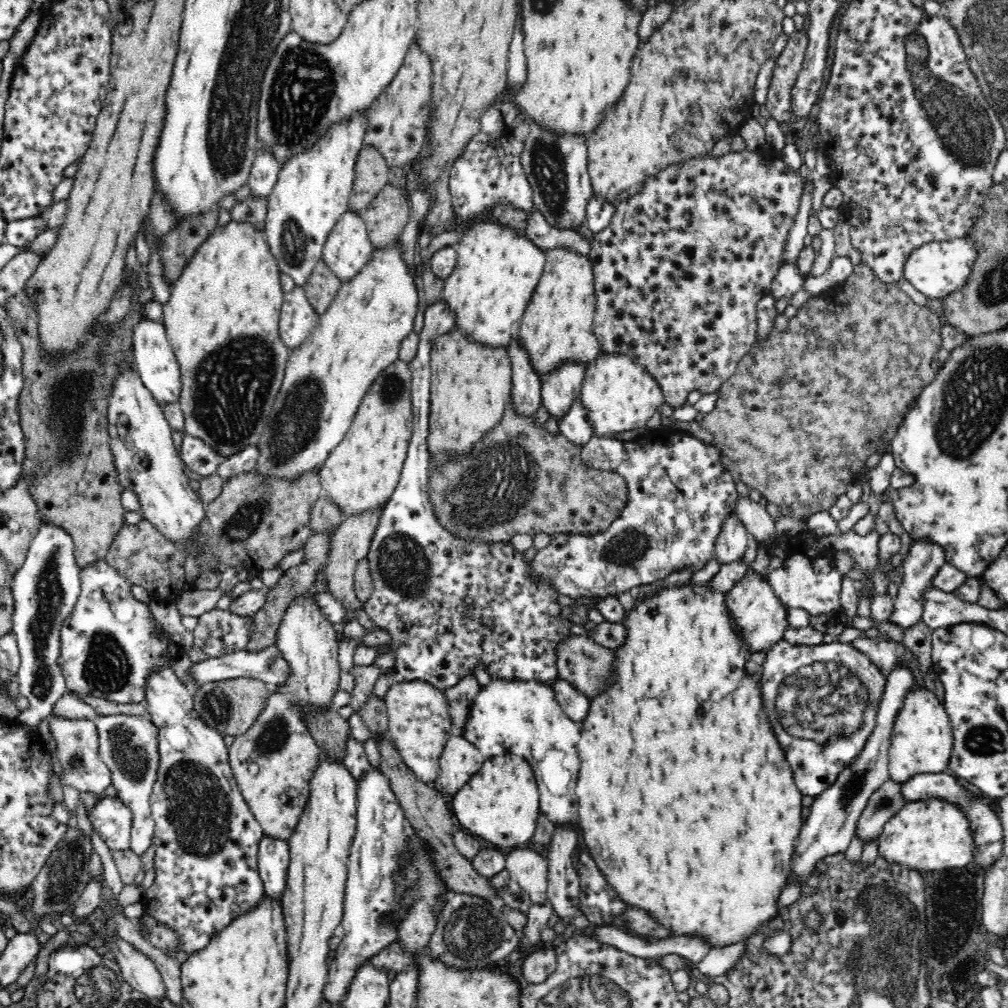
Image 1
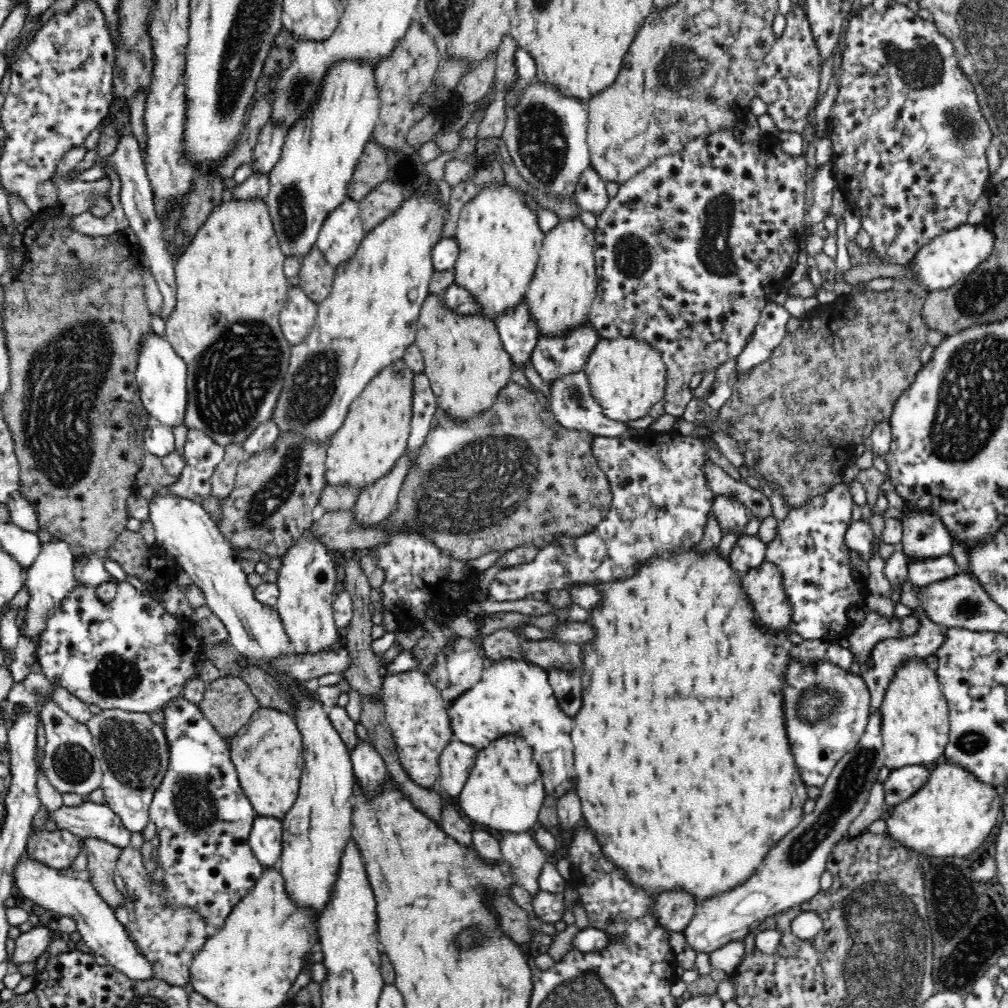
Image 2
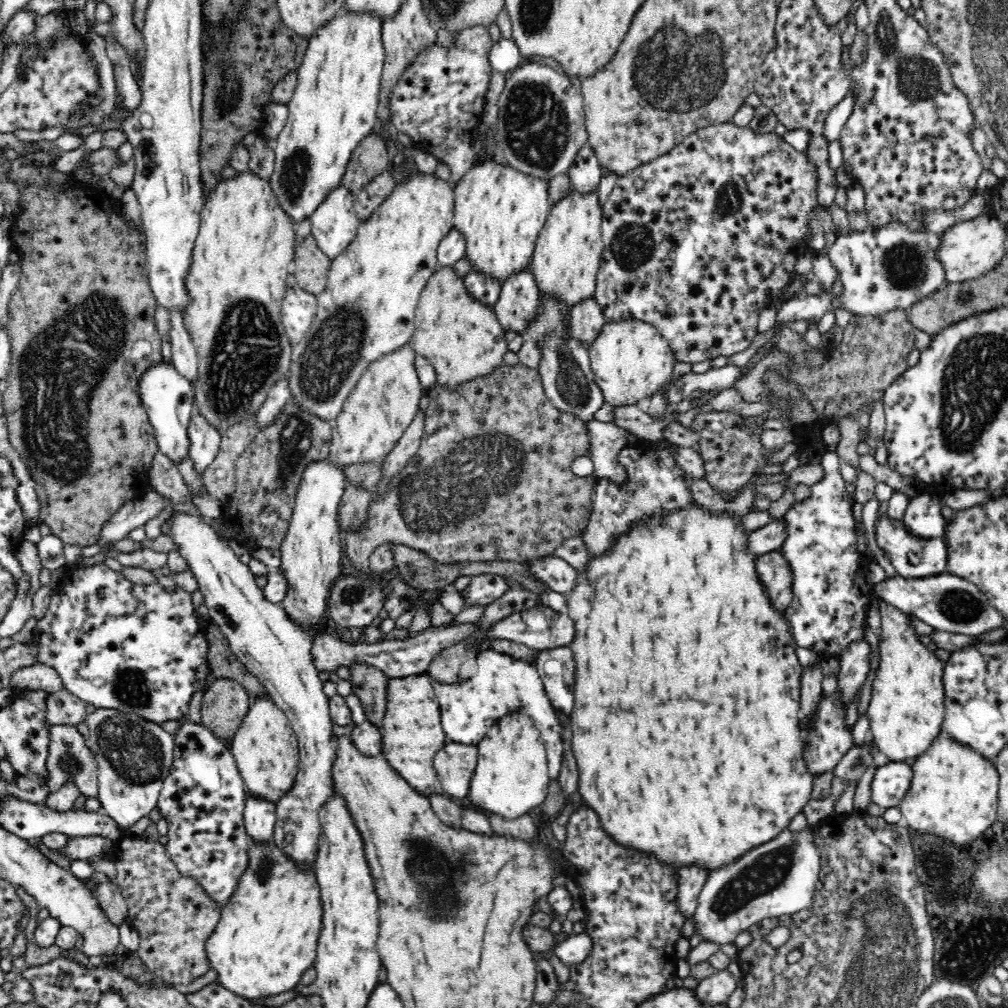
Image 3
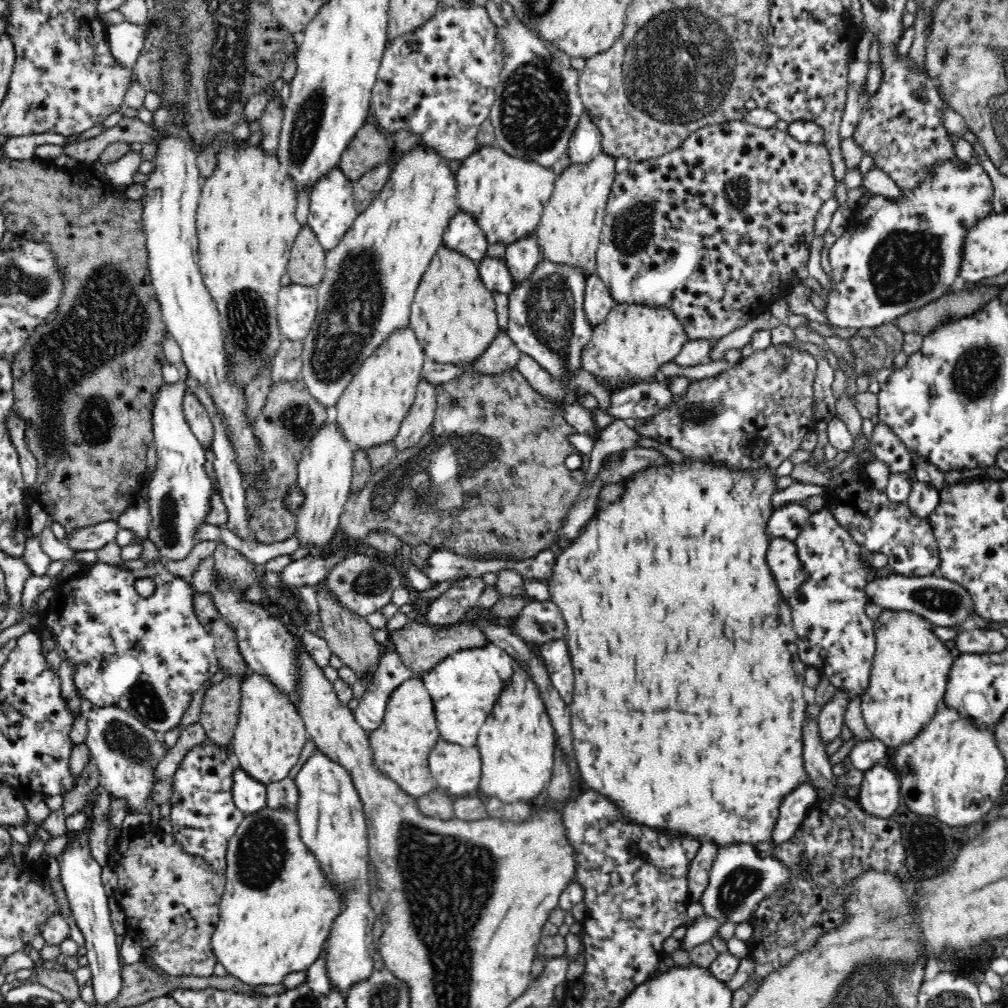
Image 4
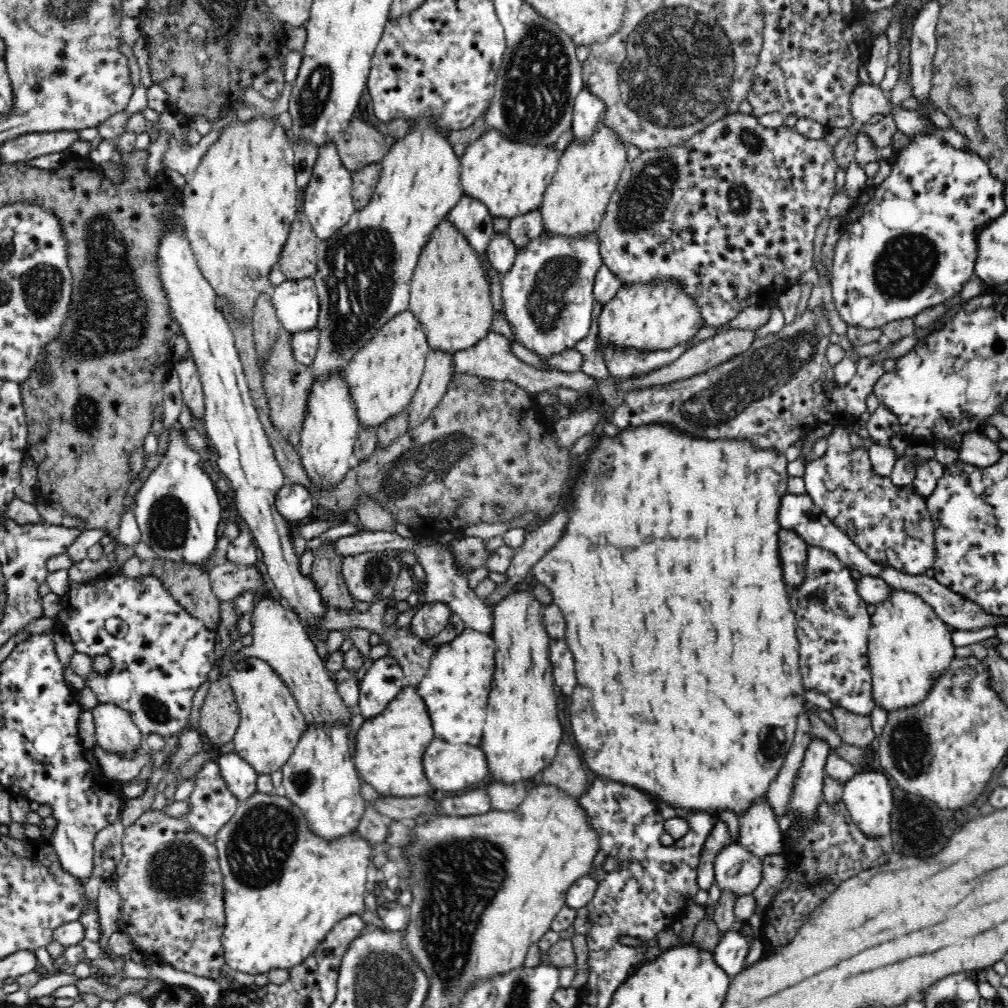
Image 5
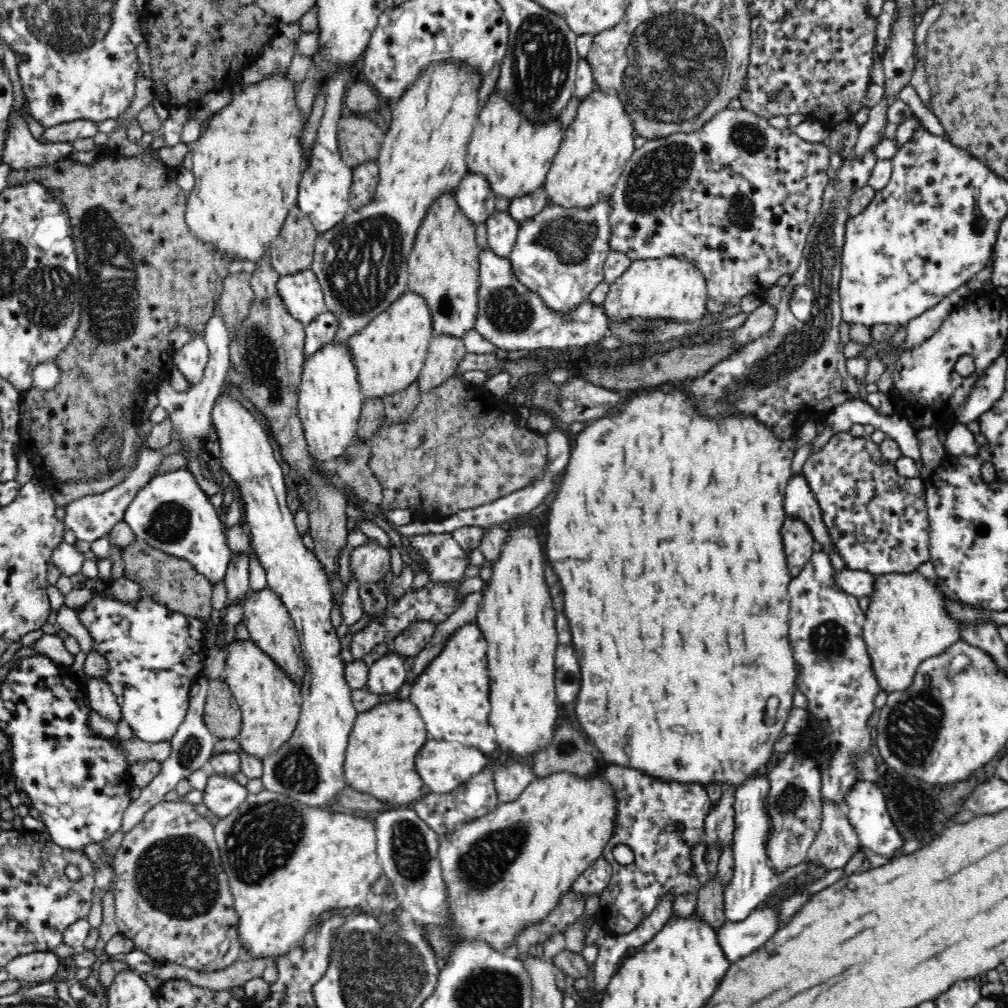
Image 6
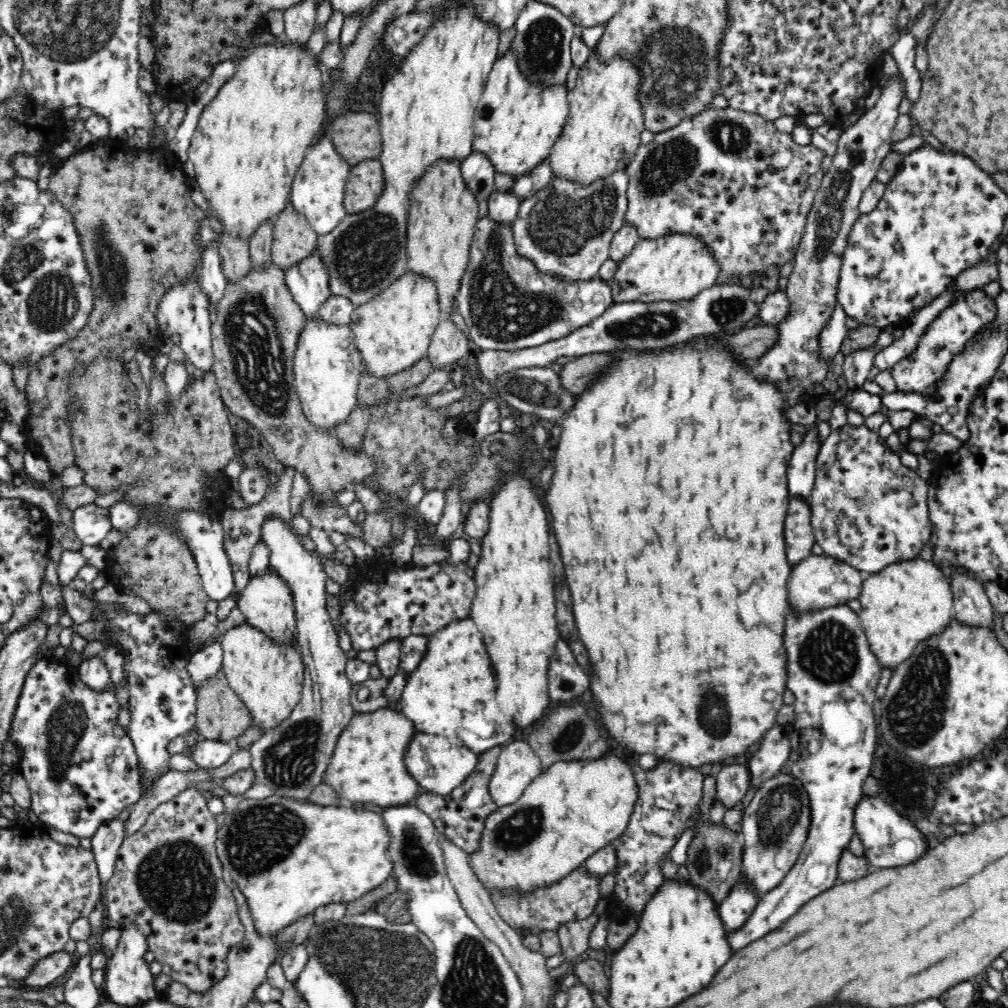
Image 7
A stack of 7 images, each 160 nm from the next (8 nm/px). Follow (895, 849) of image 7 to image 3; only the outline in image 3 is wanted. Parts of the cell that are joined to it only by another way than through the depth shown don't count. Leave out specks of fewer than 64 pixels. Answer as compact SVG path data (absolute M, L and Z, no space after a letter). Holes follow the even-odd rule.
M890 761L874 770L874 778L870 782L870 797L880 808L888 809L898 806L912 780L912 767L909 762Z

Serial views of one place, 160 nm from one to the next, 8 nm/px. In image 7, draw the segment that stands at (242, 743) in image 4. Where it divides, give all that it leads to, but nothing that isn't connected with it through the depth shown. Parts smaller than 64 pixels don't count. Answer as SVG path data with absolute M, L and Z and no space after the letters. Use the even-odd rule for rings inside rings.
M242 621L220 638L223 671L234 693L250 709L254 724L270 730L286 720L300 701L304 678L304 663L297 647L297 635L288 642L278 642L259 628Z

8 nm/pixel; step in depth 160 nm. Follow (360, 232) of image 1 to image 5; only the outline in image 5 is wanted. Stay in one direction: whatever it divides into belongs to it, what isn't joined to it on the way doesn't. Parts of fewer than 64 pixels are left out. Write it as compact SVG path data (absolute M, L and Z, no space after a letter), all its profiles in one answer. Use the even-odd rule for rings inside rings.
M333 140L320 144L311 177L302 191L302 210L321 240L328 240L357 212L353 201L352 172L343 165Z

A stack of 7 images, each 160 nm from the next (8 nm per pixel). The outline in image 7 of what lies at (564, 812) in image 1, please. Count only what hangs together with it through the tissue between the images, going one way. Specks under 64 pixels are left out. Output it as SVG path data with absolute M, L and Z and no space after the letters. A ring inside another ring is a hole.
M470 618L454 620L448 626L440 628L434 634L426 635L426 656L416 670L408 674L408 682L400 698L402 714L414 722L416 730L428 734L440 734L450 738L452 742L460 742L472 752L482 754L495 746L503 746L518 736L518 730L511 716L502 714L496 704L498 680L494 676L487 646L482 638L481 630Z

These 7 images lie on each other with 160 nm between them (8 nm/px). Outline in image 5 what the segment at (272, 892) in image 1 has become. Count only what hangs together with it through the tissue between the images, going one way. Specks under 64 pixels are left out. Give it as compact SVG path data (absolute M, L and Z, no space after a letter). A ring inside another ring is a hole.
M230 749L221 750L215 759L220 767L222 778L239 800L246 800L248 796L252 796L252 792L257 790L258 773L255 768Z

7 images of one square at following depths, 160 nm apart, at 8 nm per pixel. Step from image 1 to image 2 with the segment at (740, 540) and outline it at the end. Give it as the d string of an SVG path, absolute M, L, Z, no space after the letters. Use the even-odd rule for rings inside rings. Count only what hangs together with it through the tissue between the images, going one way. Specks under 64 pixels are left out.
M715 495L712 500L716 518L720 521L722 531L726 530L744 530L748 524L749 510L743 506L738 497L734 495Z

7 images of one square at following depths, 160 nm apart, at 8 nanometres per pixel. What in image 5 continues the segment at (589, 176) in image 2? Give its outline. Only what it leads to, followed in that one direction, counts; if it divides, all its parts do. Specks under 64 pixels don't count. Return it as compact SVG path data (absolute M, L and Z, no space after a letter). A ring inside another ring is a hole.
M584 85L578 92L573 106L572 130L578 140L592 136L598 118L605 114L606 105Z

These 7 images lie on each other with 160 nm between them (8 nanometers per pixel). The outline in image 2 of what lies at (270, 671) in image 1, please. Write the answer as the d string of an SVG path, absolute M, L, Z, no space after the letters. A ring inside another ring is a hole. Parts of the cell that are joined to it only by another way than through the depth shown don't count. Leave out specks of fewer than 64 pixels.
M334 640L331 648L320 652L292 654L278 659L273 668L287 672L296 680L317 679L324 674L344 675L351 665L351 654L345 647L344 640Z

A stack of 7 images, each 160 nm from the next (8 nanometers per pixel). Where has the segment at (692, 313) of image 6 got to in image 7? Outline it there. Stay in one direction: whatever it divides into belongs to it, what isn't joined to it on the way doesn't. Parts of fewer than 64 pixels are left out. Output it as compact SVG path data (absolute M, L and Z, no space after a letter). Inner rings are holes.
M672 232L658 238L640 238L632 252L619 261L609 285L613 301L654 302L654 300L690 300L704 288L716 284L721 268L713 250L695 234Z

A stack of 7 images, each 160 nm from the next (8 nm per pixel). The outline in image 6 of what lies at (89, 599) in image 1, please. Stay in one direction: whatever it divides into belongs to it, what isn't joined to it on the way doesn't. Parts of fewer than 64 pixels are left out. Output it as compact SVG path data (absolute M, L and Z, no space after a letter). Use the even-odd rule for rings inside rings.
M94 592L91 600L77 615L94 638L95 650L109 662L109 673L104 679L109 682L120 705L122 716L128 721L136 737L148 743L168 742L184 722L191 688L202 674L202 662L205 662L207 653L206 648L202 646L205 622L196 617L170 611L166 605L161 605L148 595L143 595L142 599L132 605L106 599L99 593Z

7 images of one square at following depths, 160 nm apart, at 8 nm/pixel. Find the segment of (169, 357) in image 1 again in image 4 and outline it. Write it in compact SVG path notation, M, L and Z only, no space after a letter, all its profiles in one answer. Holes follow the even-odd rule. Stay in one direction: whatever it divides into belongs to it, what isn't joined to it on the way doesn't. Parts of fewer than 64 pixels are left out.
M183 383L167 384L155 394L153 441L156 445L157 464L148 478L148 504L151 520L148 523L147 538L169 560L184 560L200 542L196 530L207 524L210 498L216 492L215 482L204 470L205 450L189 428L182 408Z

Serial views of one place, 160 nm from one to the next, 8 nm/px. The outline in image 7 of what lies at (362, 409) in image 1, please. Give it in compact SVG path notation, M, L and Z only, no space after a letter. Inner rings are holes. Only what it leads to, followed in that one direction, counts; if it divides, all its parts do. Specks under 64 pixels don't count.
M409 269L380 294L356 306L349 325L367 371L374 376L388 377L427 354L431 336L442 317L435 282Z

